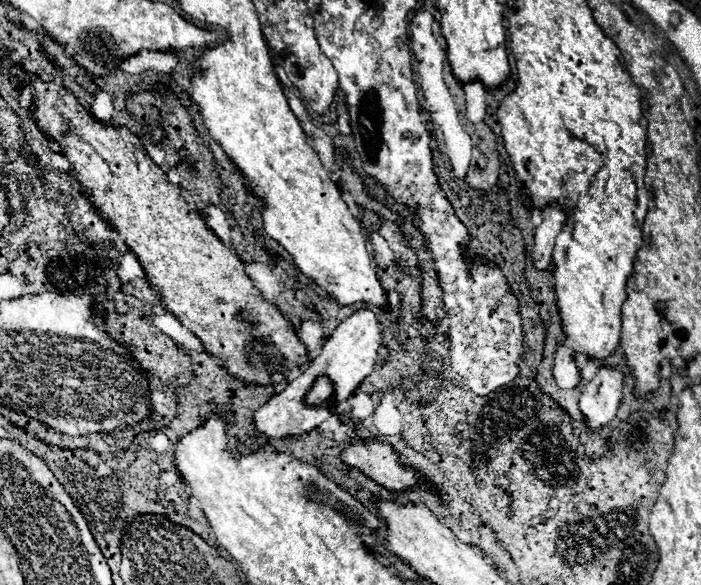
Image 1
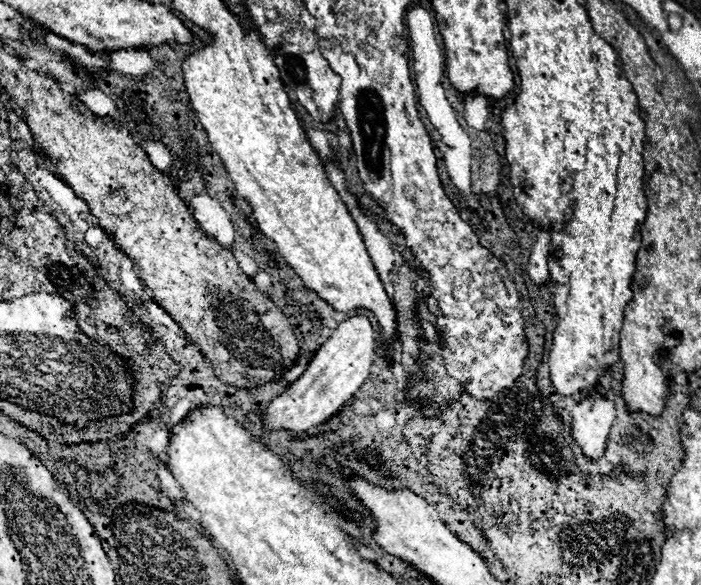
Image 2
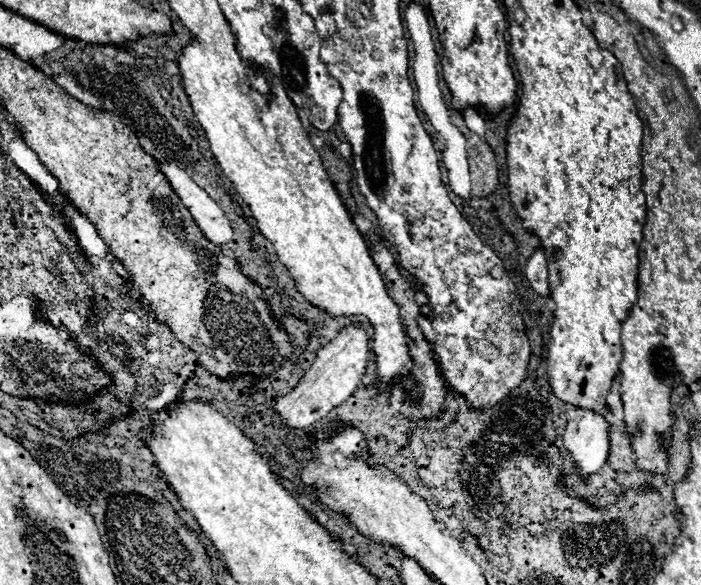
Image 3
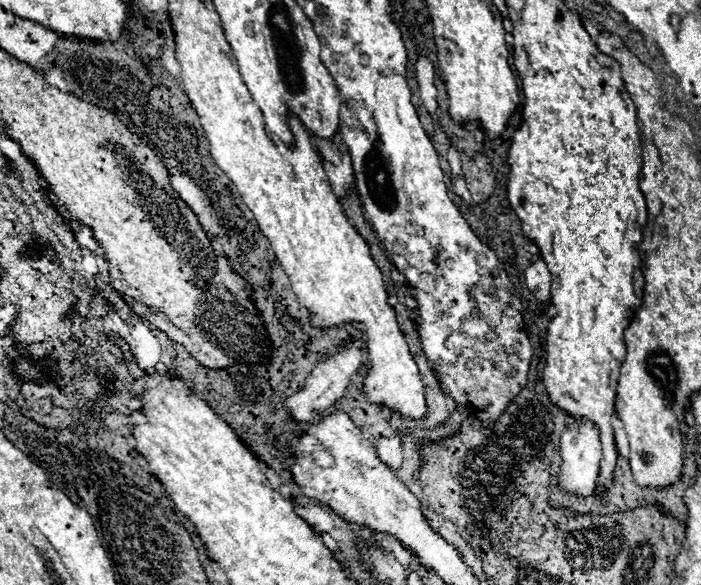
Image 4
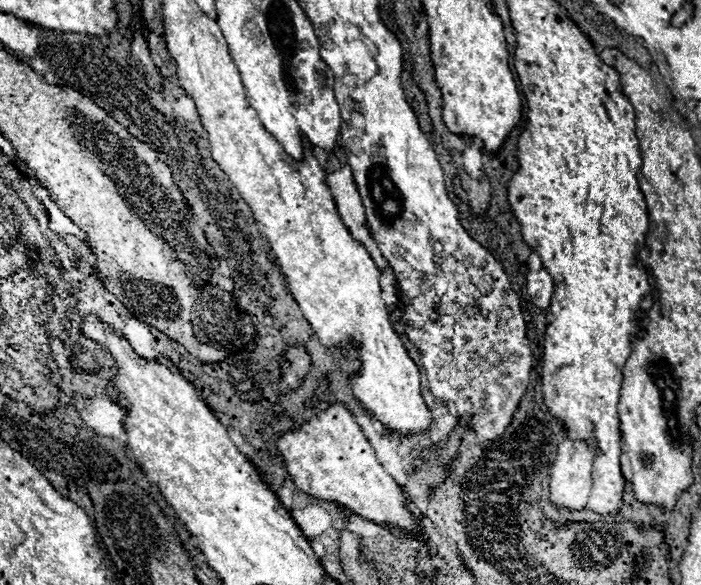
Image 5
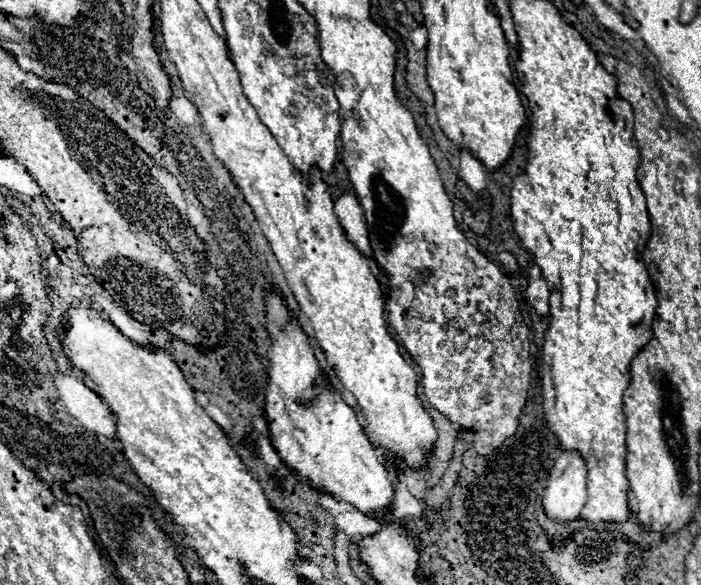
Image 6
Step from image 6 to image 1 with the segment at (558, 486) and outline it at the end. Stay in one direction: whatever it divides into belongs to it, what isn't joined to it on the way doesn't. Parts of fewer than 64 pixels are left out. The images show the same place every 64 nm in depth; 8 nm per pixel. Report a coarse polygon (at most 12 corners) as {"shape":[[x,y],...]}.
{"shape":[[598,368],[586,384],[578,410],[588,430],[616,418],[624,374]]}

